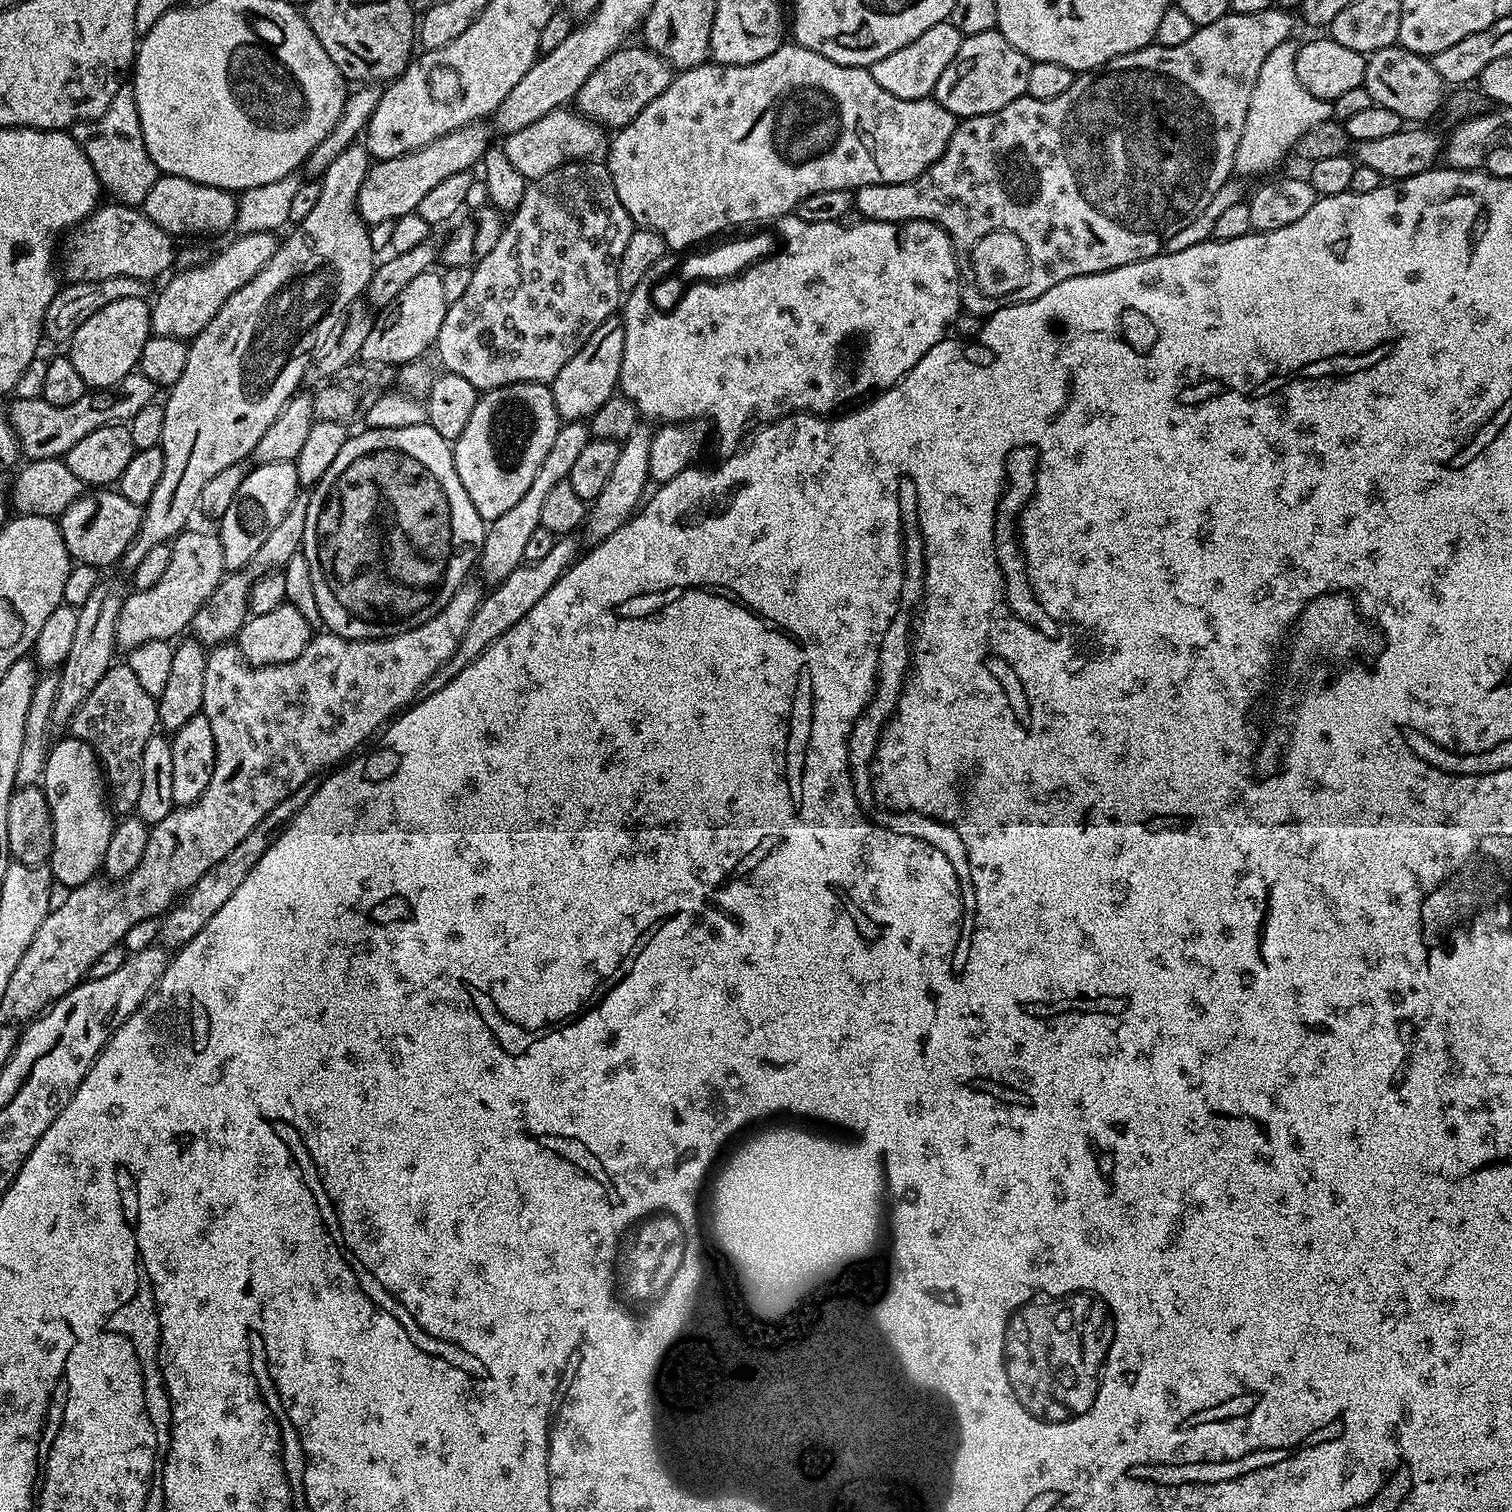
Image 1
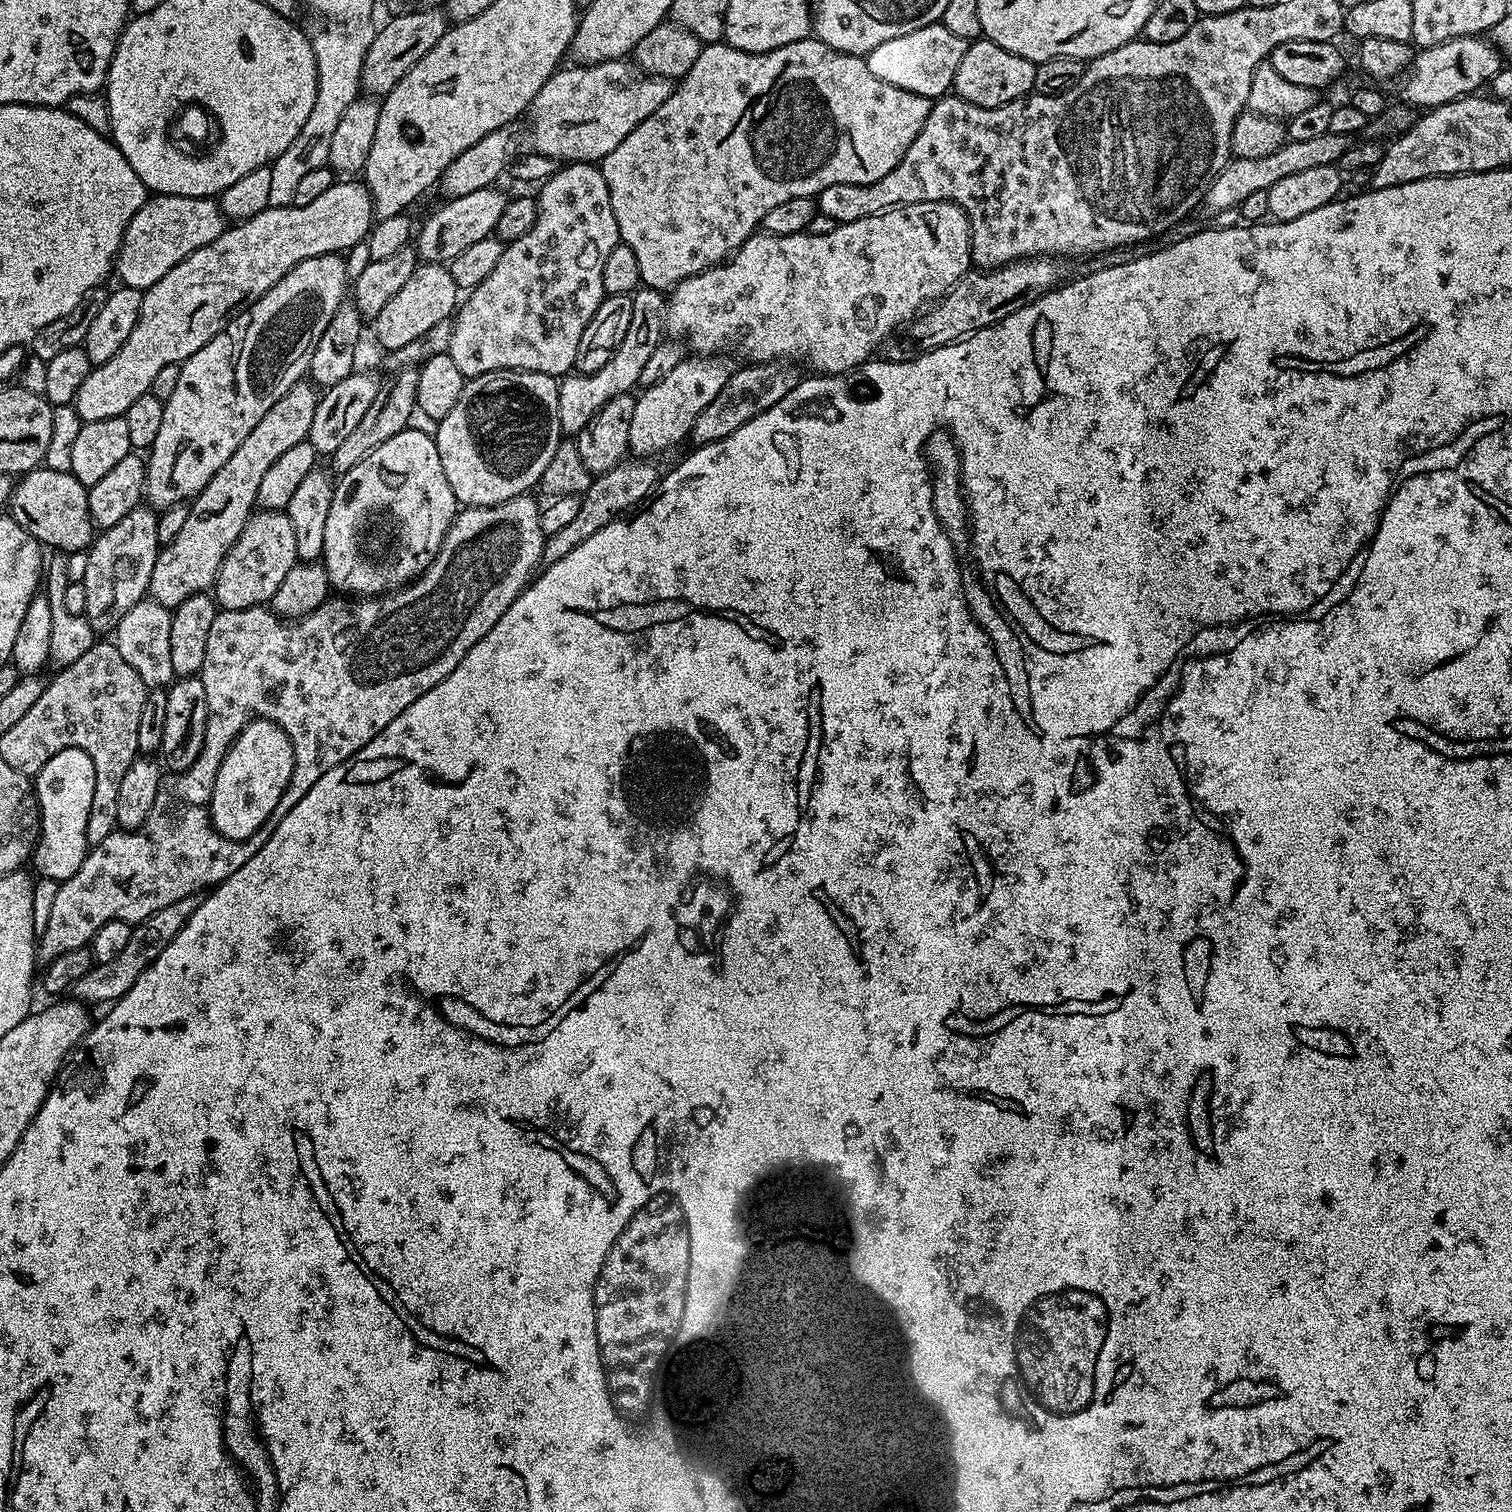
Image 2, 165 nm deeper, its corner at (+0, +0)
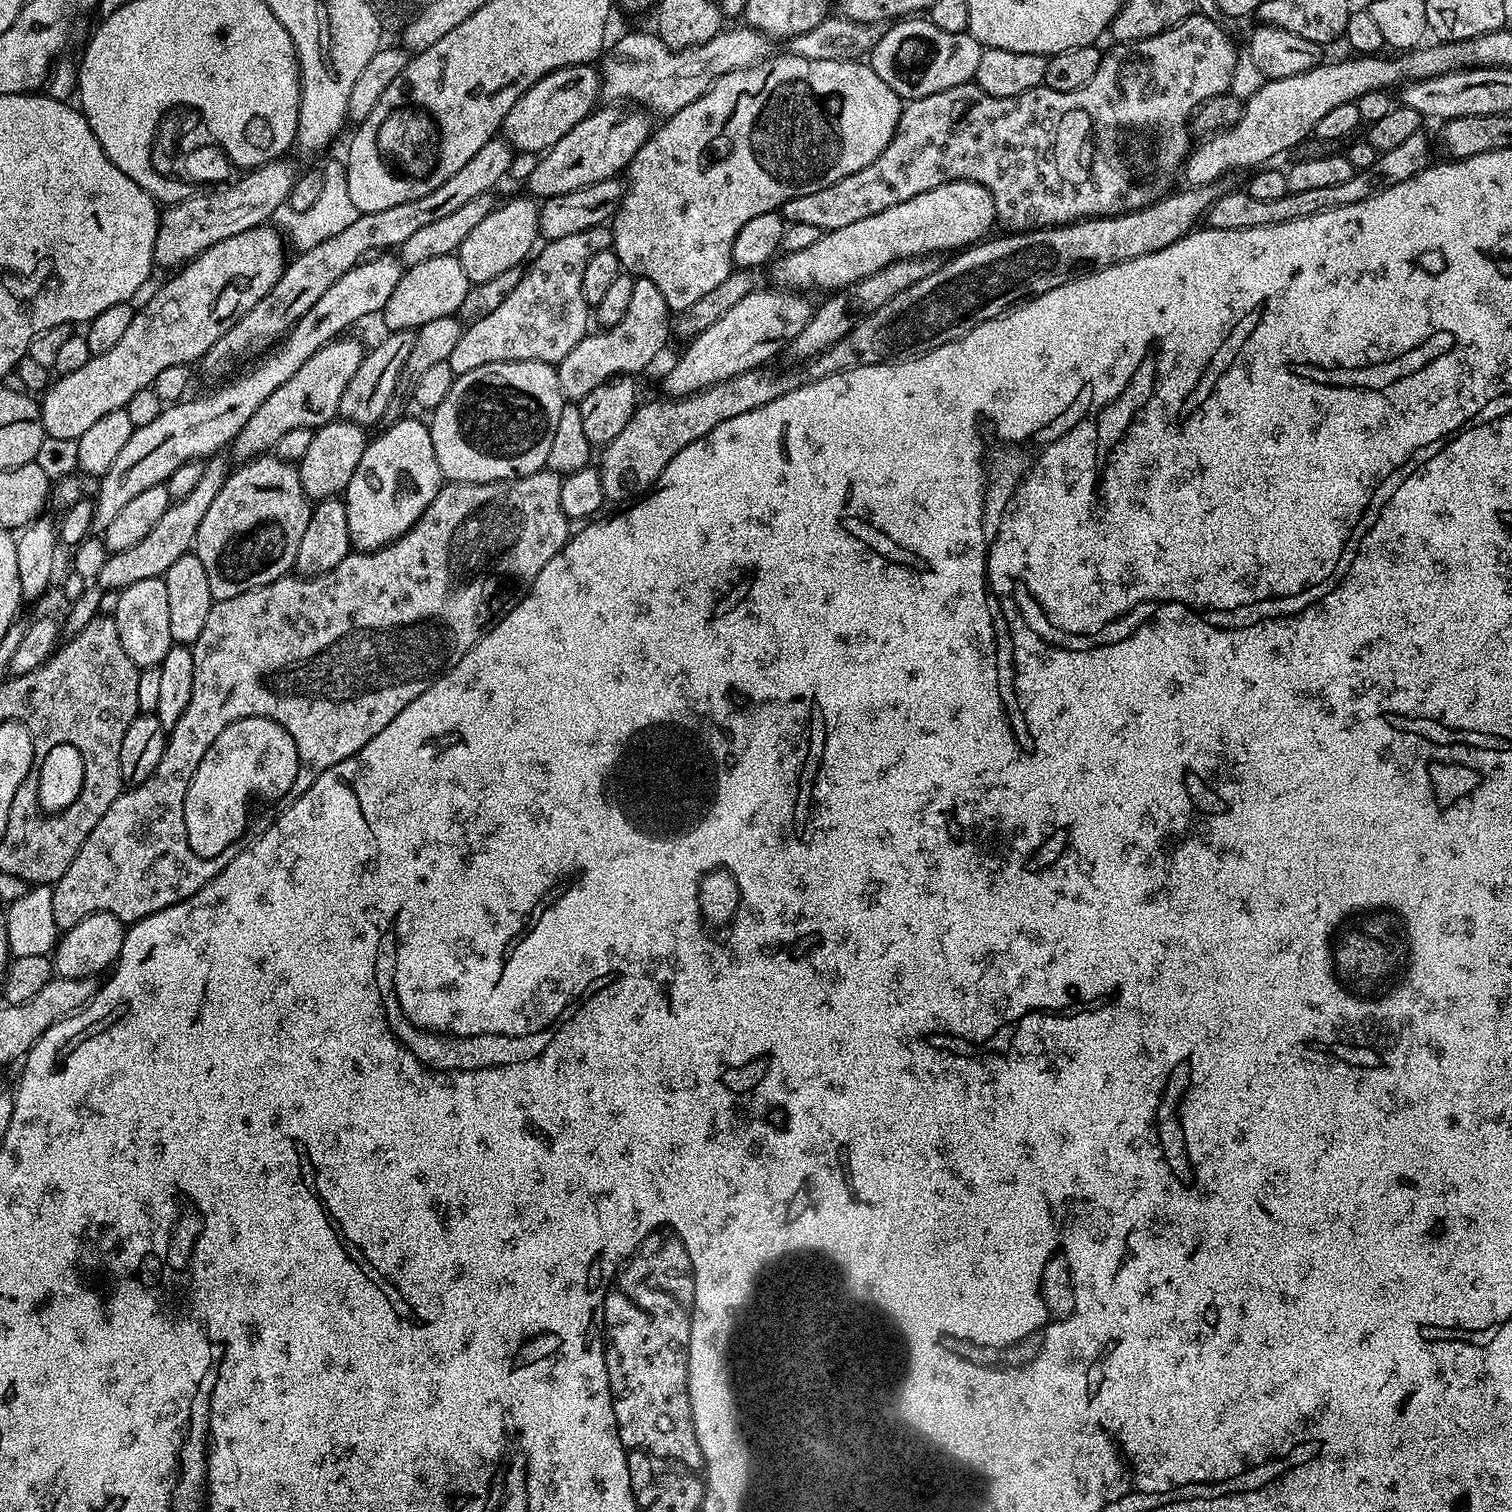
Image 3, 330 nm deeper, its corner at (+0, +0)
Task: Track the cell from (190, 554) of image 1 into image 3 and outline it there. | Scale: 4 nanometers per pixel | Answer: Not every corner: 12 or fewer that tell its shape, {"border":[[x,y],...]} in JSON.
{"border":[[337,338],[282,382],[230,446],[271,453],[337,419],[366,348]]}

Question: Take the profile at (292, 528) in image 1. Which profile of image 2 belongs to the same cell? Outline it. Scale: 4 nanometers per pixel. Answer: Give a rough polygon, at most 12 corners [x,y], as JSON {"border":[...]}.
{"border":[[418,371],[380,384],[370,410],[331,452],[342,477],[408,427]]}

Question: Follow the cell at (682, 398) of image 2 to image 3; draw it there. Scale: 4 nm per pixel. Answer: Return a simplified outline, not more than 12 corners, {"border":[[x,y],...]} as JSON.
{"border":[[757,290],[687,341],[664,376],[679,398],[772,362],[814,311]]}

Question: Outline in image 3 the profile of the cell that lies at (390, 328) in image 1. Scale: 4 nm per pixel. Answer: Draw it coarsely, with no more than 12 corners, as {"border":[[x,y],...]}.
{"border":[[459,255],[405,268],[388,332],[456,316],[470,285]]}

